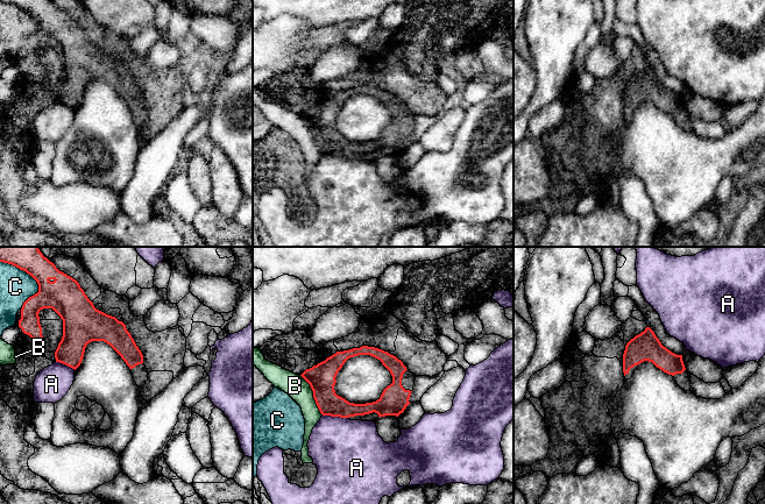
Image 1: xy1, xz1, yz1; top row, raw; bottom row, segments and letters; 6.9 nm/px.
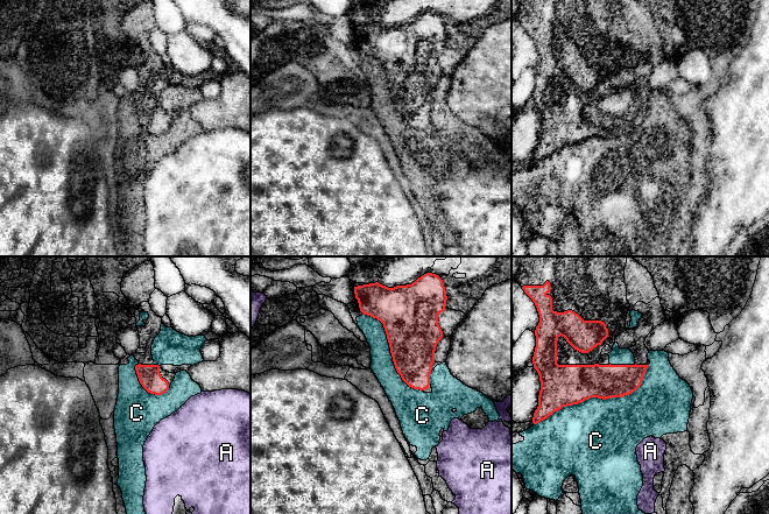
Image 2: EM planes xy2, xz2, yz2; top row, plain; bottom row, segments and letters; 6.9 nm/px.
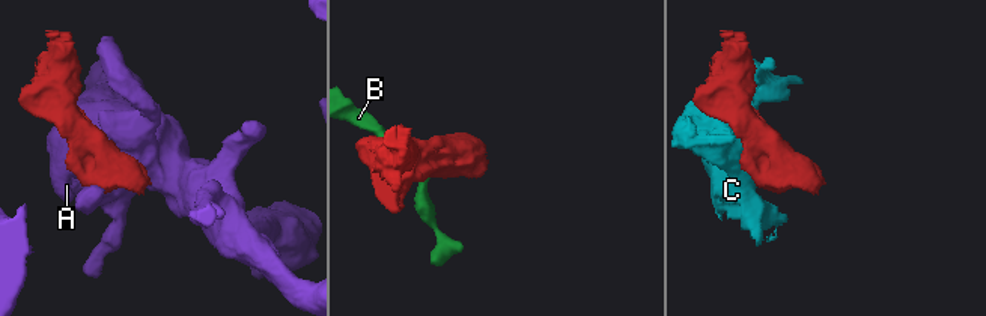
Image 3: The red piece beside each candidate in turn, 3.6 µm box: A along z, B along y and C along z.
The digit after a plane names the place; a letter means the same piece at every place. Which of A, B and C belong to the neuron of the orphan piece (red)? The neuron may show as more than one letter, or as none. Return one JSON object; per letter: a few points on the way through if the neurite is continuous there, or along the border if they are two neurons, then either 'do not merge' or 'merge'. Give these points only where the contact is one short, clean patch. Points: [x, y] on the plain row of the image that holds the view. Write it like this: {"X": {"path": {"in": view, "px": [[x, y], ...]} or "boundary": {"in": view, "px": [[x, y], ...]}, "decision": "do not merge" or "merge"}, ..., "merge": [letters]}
{"A": {"decision": "do not merge"}, "B": {"boundary": {"in": "xz1", "px": [[299, 114], [309, 123], [314, 142], [323, 154]]}, "decision": "do not merge"}, "C": {"decision": "do not merge"}, "merge": []}

